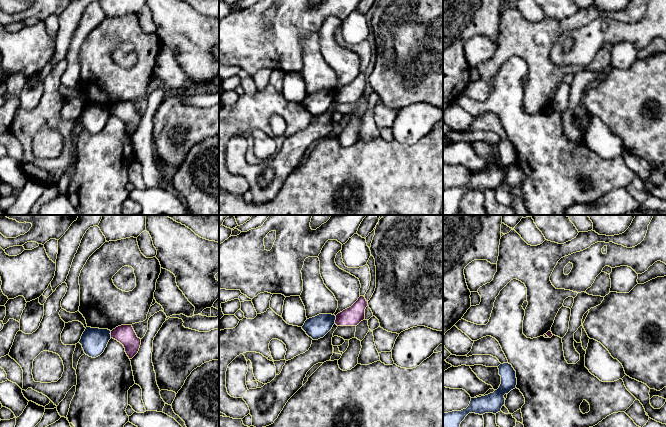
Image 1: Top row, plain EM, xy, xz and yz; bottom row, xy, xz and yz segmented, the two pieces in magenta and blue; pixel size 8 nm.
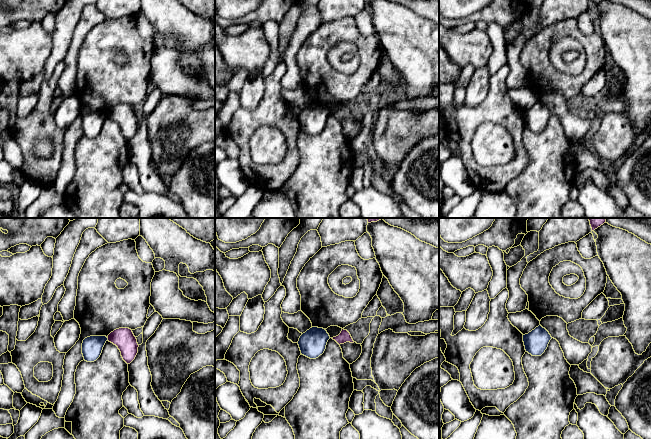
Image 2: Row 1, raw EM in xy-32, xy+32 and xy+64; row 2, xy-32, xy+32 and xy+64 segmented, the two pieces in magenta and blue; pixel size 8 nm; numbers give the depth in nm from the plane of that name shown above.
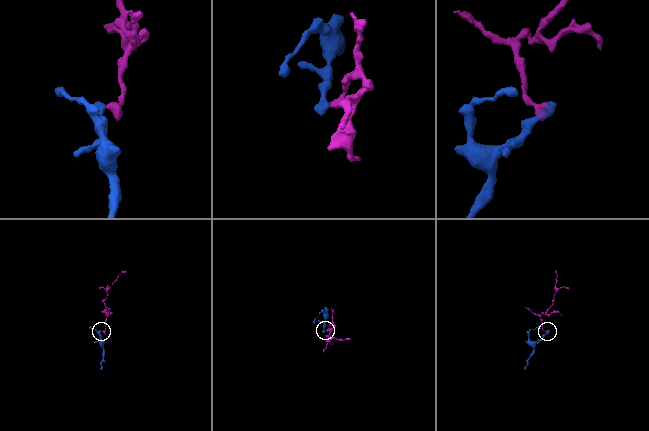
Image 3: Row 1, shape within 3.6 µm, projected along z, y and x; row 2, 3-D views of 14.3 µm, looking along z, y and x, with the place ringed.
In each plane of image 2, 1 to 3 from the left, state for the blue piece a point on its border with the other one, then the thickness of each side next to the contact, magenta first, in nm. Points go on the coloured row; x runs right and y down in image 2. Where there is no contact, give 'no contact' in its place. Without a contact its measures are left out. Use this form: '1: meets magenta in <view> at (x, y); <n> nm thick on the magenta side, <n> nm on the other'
1: meets magenta in xy-32 at (108, 339); 170 nm thick on the magenta side, 170 nm on the other
2: no contact
3: no contact

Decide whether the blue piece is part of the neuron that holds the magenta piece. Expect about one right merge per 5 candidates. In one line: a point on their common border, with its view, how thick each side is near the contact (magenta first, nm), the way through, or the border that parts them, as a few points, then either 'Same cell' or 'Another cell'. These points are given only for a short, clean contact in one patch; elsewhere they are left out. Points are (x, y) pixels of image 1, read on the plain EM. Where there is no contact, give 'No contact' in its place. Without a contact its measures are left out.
Touches magenta at xz (335, 96). Thickness 160 nm (magenta) against 180 nm. Boundary: xz (336, 92), (334, 99). Another cell

